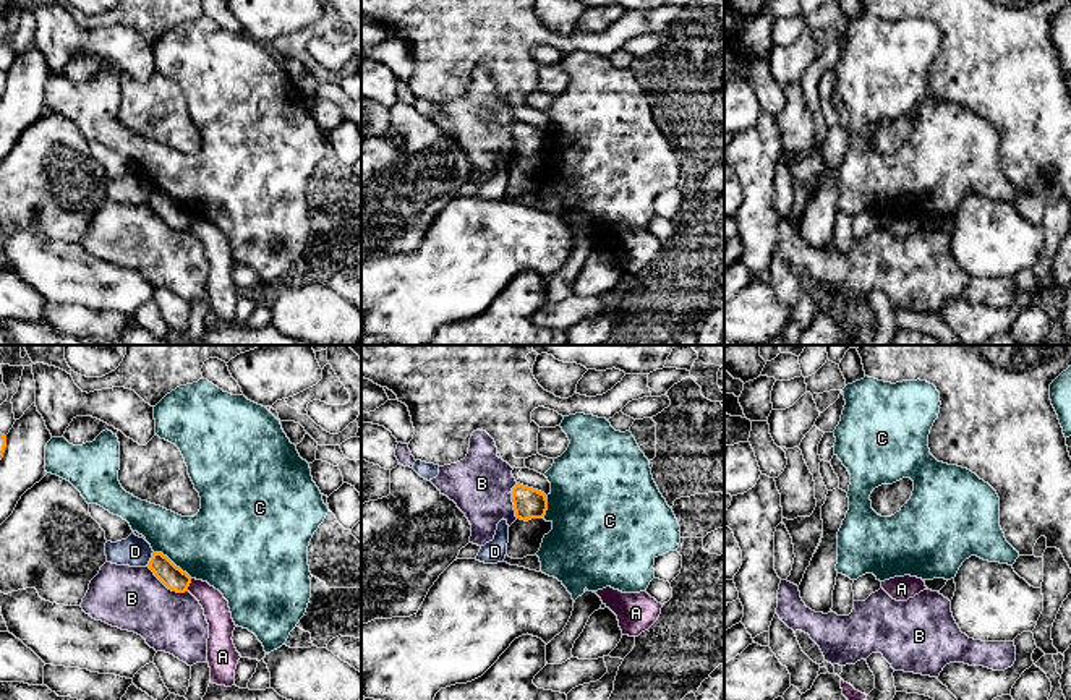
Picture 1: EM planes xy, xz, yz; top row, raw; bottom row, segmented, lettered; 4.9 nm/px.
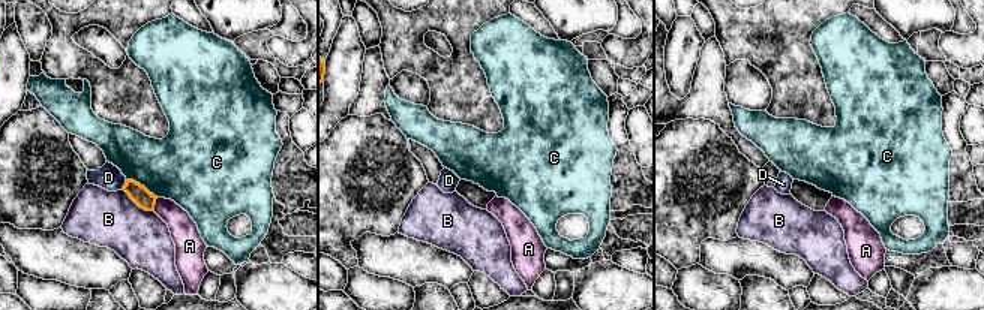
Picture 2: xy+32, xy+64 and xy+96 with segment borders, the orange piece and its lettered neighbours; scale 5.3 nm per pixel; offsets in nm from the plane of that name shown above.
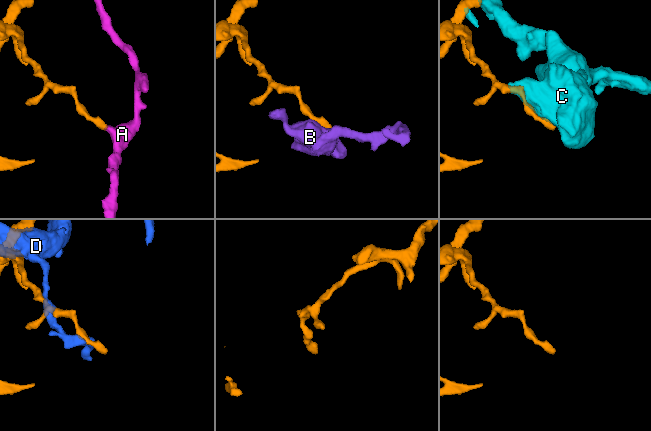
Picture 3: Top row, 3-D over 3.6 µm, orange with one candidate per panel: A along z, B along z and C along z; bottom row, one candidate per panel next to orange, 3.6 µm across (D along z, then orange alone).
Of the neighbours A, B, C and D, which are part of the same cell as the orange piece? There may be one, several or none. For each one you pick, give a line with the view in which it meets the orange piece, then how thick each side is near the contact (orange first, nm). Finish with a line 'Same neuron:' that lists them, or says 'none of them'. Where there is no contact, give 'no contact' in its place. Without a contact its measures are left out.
Same neuron: none of them

